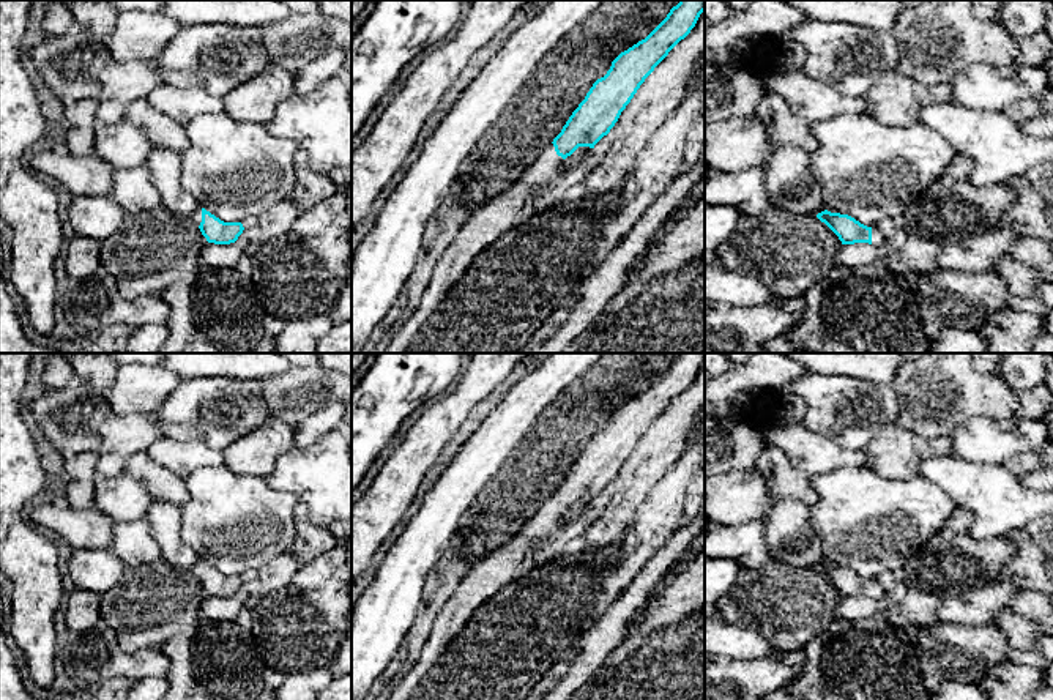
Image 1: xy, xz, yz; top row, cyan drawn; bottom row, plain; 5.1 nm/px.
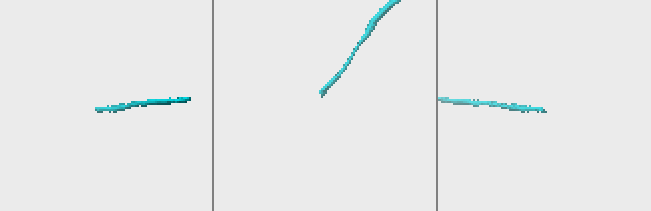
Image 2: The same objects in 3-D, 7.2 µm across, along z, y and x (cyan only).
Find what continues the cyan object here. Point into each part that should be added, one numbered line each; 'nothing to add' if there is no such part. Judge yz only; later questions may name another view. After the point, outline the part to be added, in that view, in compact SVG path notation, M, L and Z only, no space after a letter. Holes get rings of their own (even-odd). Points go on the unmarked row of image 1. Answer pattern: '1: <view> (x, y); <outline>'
1: yz (877, 590); M867 579L872 582L872 598L873 599L881 599L884 598L884 590L881 586L881 583L876 579Z

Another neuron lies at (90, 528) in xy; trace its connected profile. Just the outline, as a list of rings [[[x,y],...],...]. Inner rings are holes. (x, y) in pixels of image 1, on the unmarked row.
[[[57,500],[33,509],[30,523],[57,533],[73,550],[93,550],[109,549],[115,520],[96,506],[77,509]]]

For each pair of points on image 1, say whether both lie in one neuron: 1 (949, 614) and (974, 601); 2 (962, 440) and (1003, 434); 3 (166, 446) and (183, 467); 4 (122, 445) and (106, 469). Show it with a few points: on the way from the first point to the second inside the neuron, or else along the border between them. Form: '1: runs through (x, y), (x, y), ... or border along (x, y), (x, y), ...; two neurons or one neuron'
1: runs through (956, 609), (968, 607); one neuron
2: runs through (971, 440), (993, 440); one neuron
3: runs through (171, 451), (182, 462); one neuron
4: runs through (115, 451), (111, 462); one neuron

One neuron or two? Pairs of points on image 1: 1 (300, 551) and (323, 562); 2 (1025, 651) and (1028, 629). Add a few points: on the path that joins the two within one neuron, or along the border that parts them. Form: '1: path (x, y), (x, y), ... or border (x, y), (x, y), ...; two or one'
1: border (327, 552), (303, 563); two
2: path (1025, 647), (1025, 634); one

